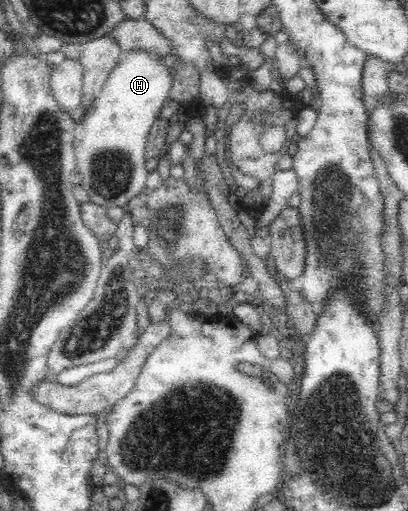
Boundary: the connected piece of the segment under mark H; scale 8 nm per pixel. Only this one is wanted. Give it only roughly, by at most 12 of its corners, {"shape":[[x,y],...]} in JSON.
{"shape":[[125,53],[76,123],[89,202],[123,207],[146,187],[147,137],[171,77]]}

